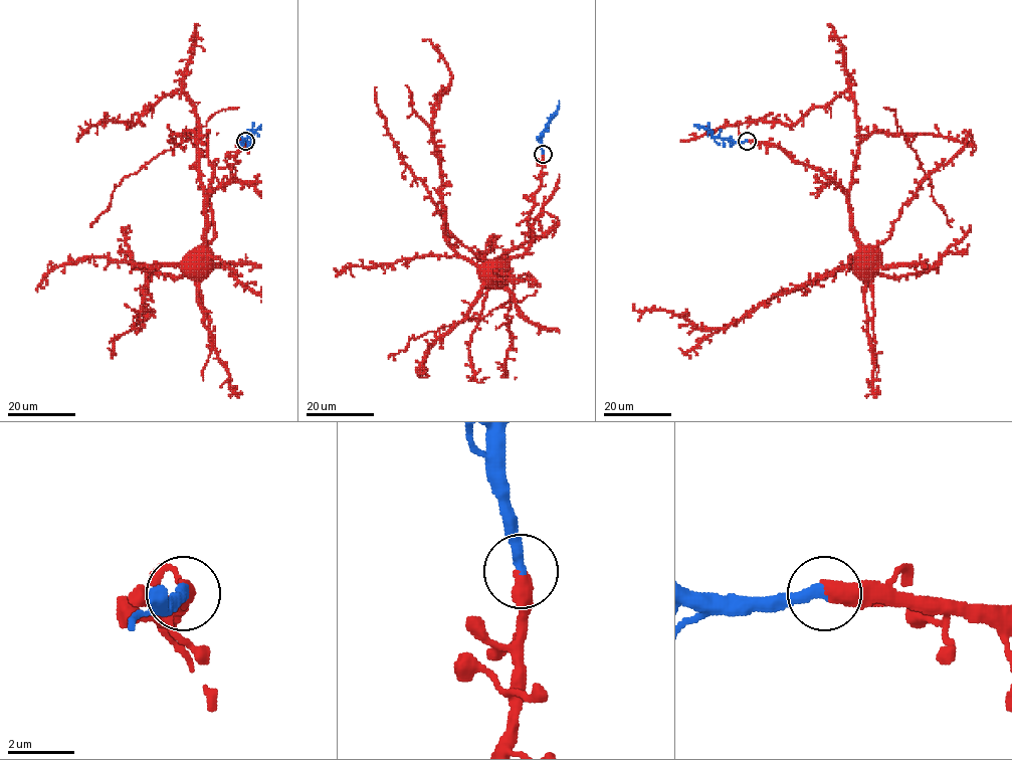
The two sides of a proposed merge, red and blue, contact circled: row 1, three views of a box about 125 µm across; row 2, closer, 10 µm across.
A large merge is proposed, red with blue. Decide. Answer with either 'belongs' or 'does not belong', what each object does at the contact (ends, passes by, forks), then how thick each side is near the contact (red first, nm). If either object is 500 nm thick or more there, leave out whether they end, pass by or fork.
belongs; 500 nm thick on the red side, 340 nm on the other

